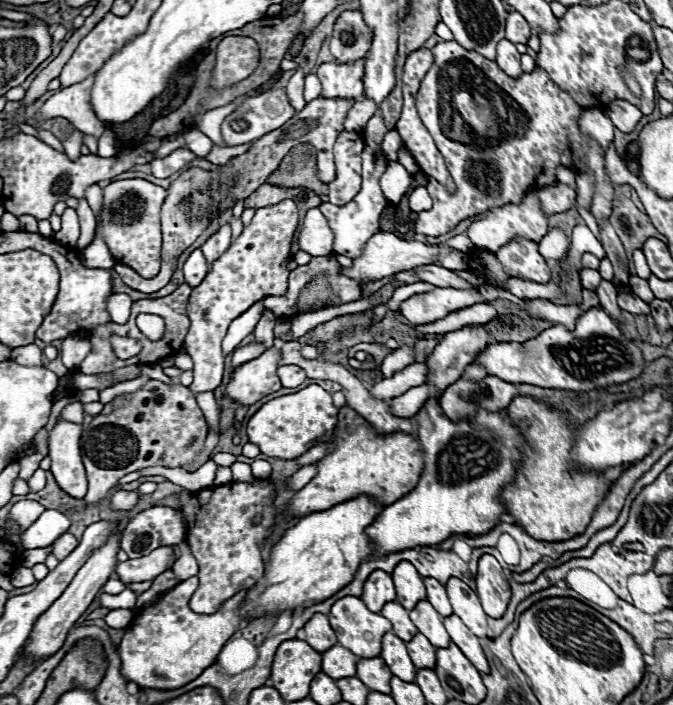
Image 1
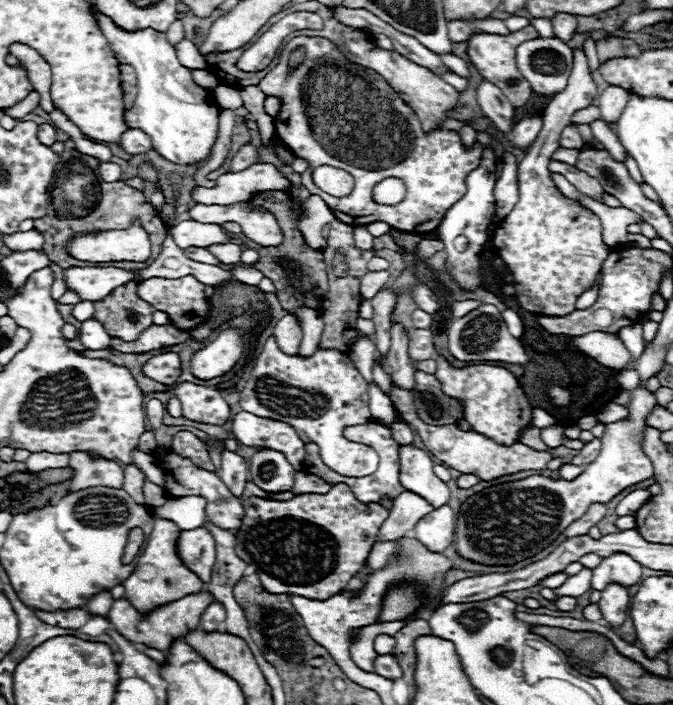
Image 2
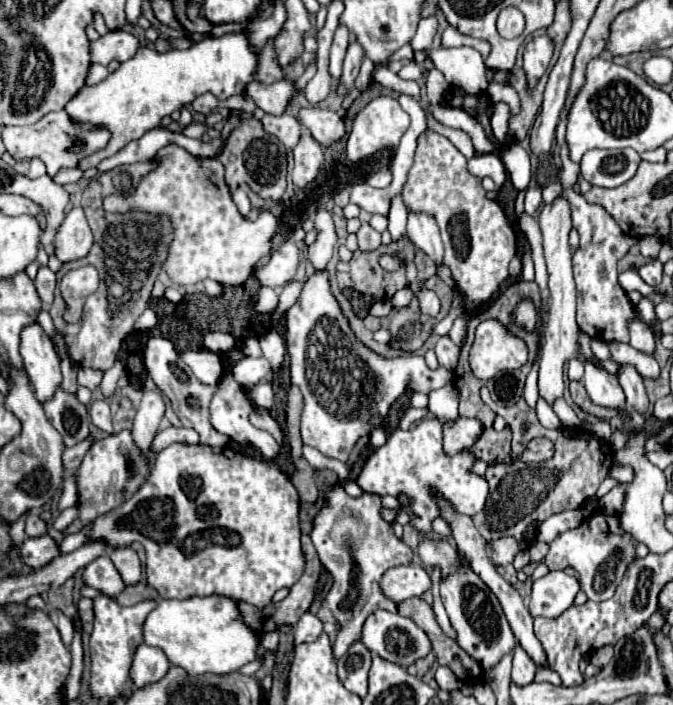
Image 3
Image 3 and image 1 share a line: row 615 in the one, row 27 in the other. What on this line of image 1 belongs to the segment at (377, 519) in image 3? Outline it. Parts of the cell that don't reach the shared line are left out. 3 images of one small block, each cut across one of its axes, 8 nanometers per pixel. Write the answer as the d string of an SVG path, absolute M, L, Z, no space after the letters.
M344 10L332 32L330 52L340 64L358 60L368 54L372 42L372 30L366 26L360 10Z

